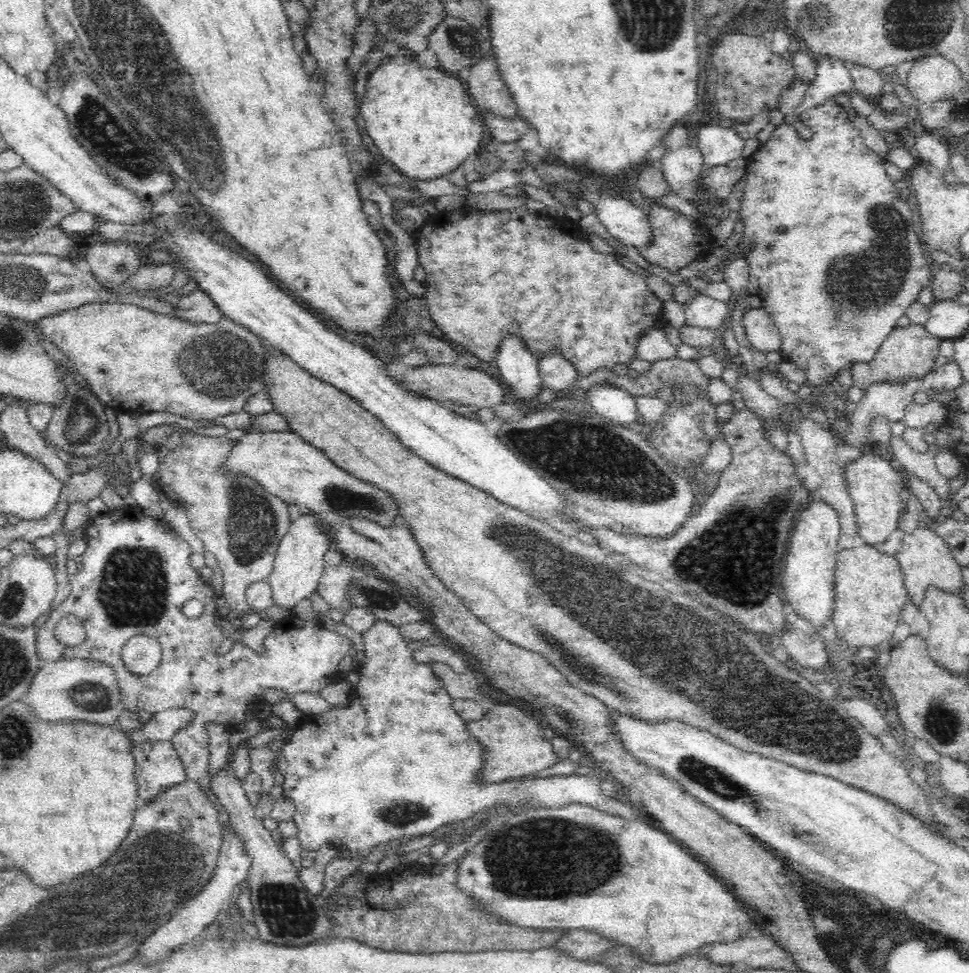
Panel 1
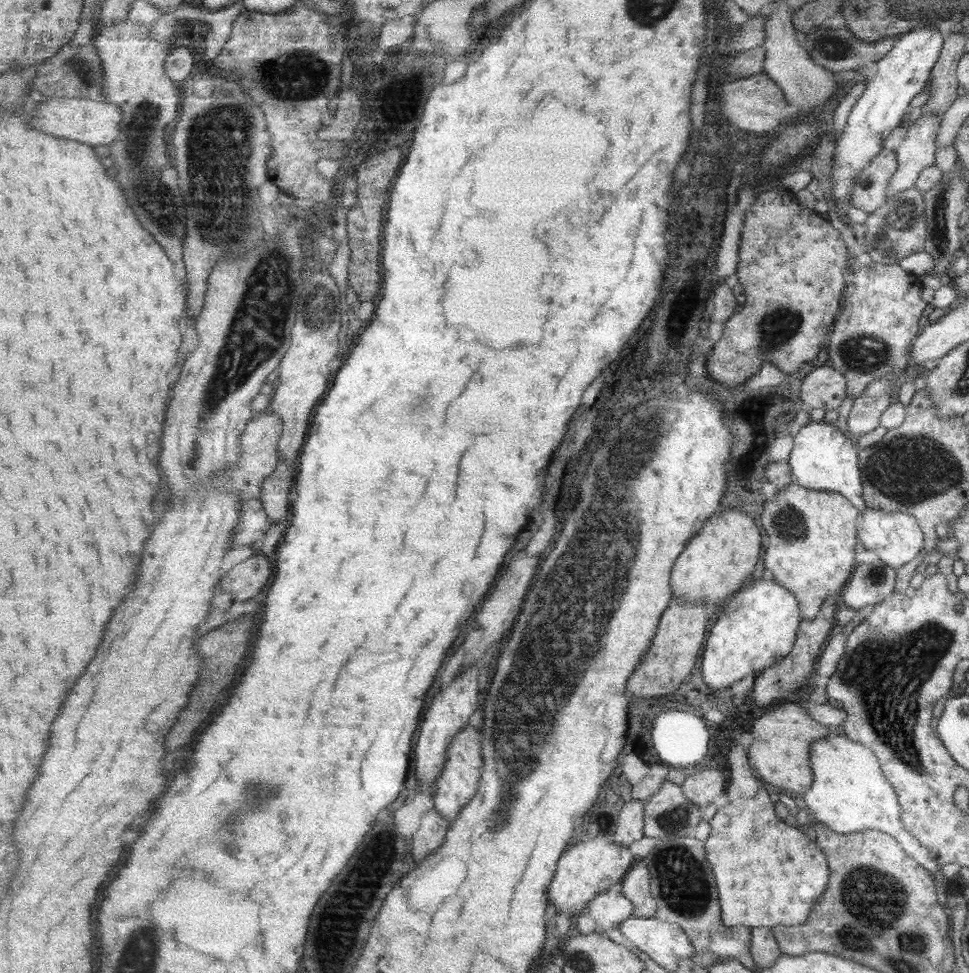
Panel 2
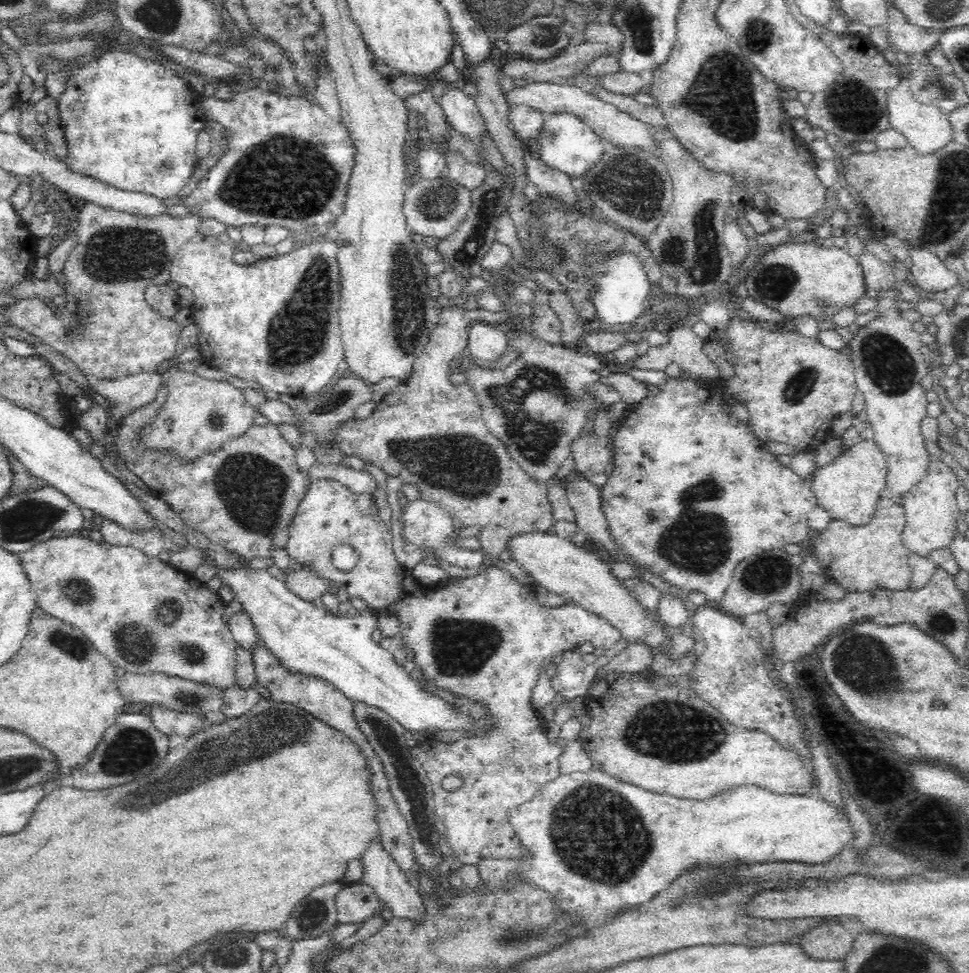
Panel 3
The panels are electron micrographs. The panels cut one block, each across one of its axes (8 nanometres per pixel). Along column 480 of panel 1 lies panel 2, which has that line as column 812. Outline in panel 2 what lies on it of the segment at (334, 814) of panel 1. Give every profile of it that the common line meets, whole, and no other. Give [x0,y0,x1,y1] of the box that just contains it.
[803,733,941,876]

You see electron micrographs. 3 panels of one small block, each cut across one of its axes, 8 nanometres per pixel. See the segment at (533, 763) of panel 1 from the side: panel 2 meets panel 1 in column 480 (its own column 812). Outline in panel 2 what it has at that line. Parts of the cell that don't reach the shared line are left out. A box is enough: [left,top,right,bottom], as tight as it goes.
[749,702,833,798]

